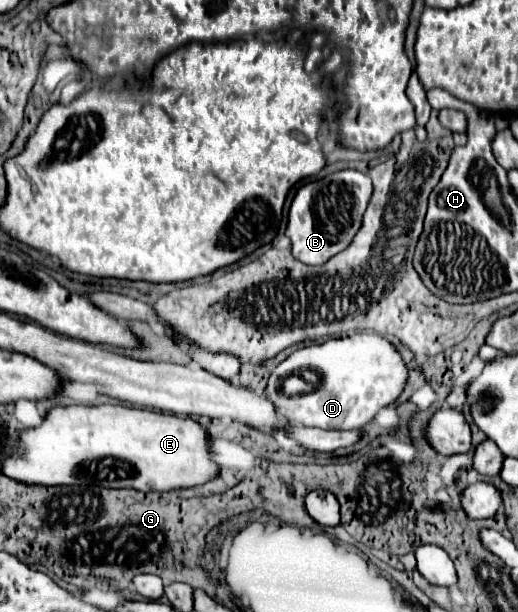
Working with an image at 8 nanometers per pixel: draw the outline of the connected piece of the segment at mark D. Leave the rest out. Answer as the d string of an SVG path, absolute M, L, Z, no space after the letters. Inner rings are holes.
M355 333L345 339L329 339L321 345L309 345L293 351L269 375L265 385L267 399L275 405L277 413L293 425L351 431L367 425L381 407L393 403L407 381L407 365L397 349L377 333ZM311 369L319 375L321 383L313 393L287 397L283 393L283 379L289 375Z

